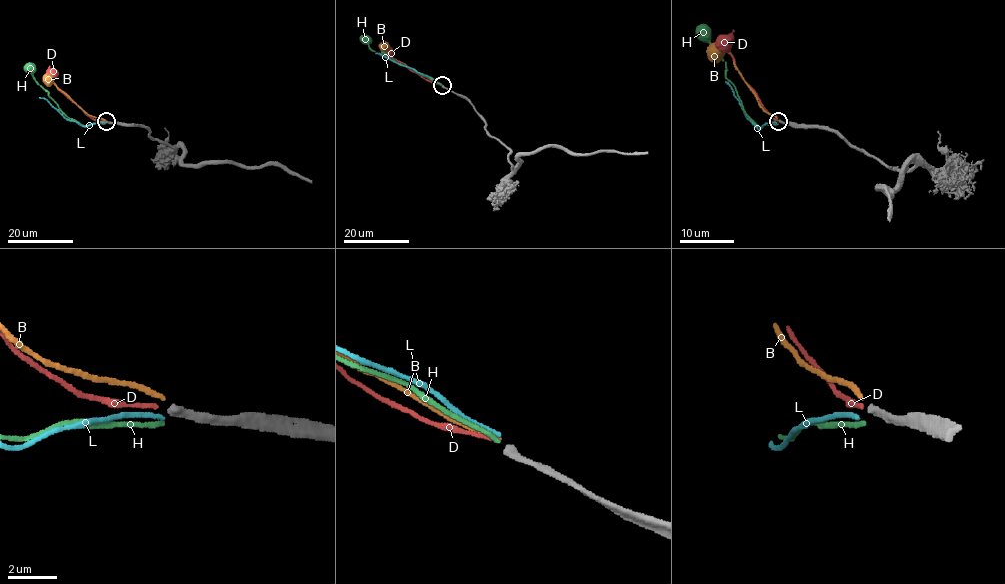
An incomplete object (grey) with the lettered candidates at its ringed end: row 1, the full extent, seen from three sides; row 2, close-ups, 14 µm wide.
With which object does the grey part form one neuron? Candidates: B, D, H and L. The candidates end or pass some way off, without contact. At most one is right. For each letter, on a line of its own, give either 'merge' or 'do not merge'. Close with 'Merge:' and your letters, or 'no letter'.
B: do not merge
D: do not merge
H: do not merge
L: do not merge
Merge: no letter

